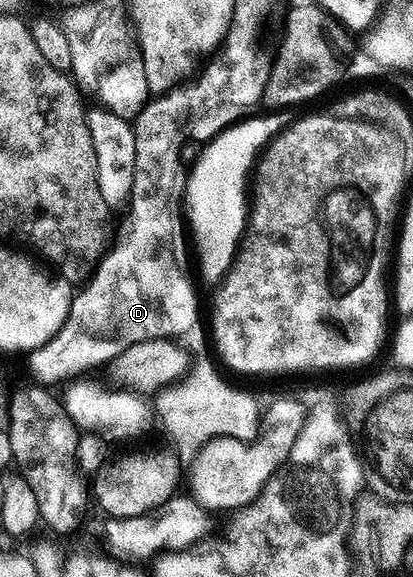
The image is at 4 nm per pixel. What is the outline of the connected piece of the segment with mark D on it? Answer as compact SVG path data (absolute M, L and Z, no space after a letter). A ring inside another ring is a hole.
M226 56L224 60L219 63L213 63L211 60L205 63L205 66L200 73L193 80L187 81L185 84L179 84L173 90L168 90L159 93L157 96L151 97L146 103L146 106L139 111L137 118L133 119L132 125L134 128L134 139L136 140L136 168L134 169L134 179L132 180L132 188L130 189L130 196L128 199L128 207L130 211L126 214L126 219L122 222L122 227L117 227L116 237L113 239L112 245L107 249L102 261L98 263L98 269L90 275L88 281L81 287L82 290L73 295L70 300L70 312L65 315L62 323L62 331L55 334L52 340L48 340L43 346L42 354L62 354L62 362L96 362L100 368L105 367L107 363L114 360L118 355L128 349L126 342L90 342L90 338L94 338L94 334L106 334L106 330L119 331L122 330L122 338L141 338L142 341L152 340L153 338L167 338L178 340L182 337L181 334L186 334L198 322L198 290L194 287L196 284L195 275L190 275L190 270L186 267L186 244L188 248L188 230L184 225L184 199L186 196L186 180L188 175L187 163L182 163L182 149L185 148L189 142L198 142L198 144L205 144L211 139L217 137L222 130L227 126L231 126L241 119L244 119L253 111L253 106L256 107L261 103L262 93L264 92L264 84L266 78L250 78L250 70L248 64L242 70L244 64L234 66L234 58Z

